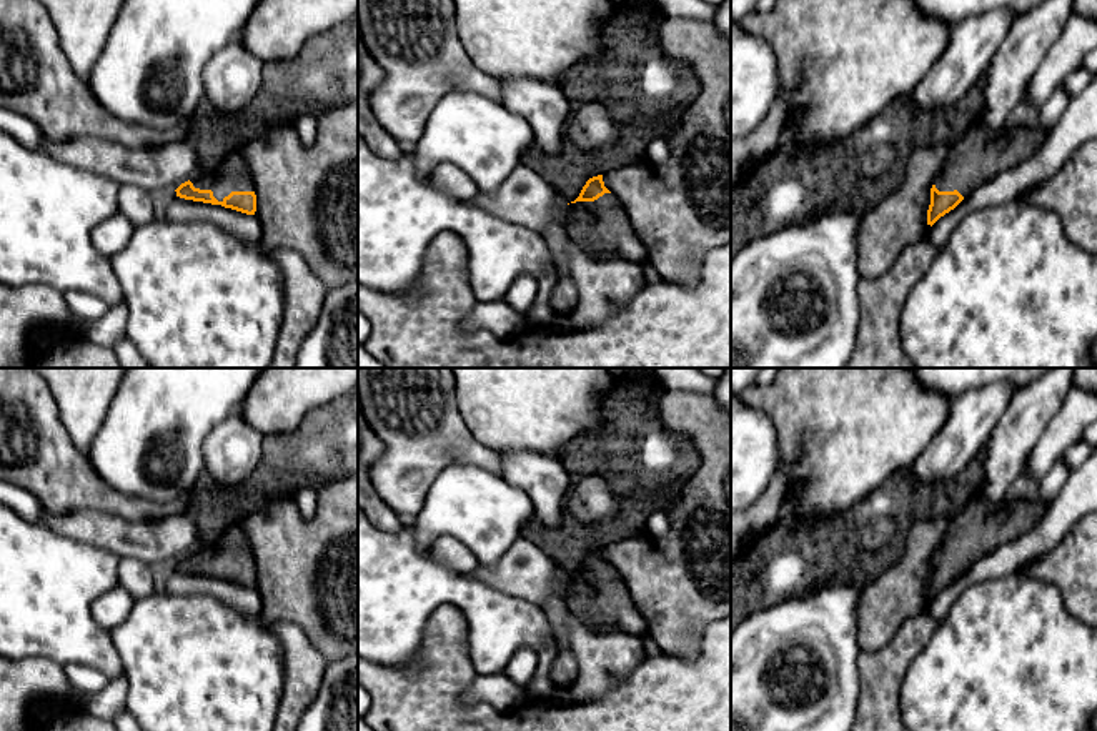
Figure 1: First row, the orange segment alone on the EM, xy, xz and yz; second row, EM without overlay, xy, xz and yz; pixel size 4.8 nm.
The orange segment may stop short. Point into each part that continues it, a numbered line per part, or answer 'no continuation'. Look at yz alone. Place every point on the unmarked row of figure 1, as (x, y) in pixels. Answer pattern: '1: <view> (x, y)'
1: yz (977, 530)

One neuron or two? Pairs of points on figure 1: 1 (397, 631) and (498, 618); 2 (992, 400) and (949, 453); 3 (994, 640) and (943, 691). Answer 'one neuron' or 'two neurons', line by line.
1: one neuron
2: one neuron
3: one neuron

